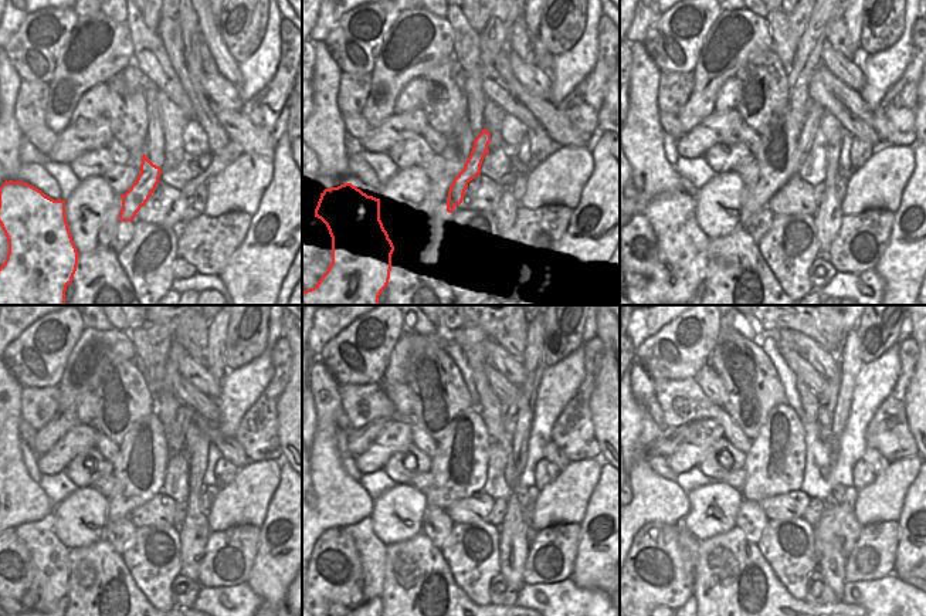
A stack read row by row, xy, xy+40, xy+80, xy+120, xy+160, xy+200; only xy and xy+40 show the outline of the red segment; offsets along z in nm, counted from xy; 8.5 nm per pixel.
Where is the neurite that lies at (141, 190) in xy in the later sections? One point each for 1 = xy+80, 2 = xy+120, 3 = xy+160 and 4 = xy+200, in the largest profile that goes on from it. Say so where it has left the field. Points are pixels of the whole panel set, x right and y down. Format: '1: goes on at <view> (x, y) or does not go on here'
1: goes on at xy+80 (810, 132)
2: goes on at xy+120 (176, 416)
3: goes on at xy+160 (494, 412)
4: goes on at xy+200 (810, 400)

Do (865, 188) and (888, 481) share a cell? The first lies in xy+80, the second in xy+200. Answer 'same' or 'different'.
same

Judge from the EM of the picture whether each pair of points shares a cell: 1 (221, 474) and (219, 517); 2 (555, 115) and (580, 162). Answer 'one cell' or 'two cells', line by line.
1: two cells
2: two cells

